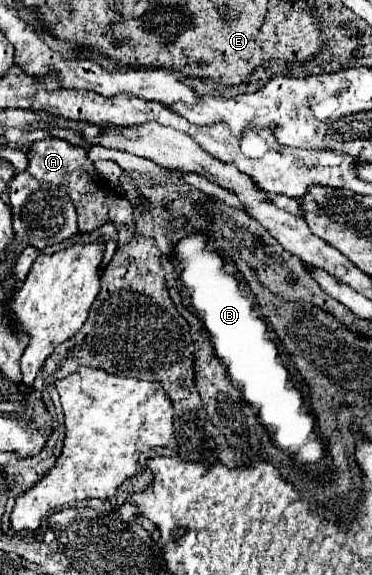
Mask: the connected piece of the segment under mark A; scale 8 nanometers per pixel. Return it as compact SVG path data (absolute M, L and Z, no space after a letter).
M43 139L27 145L27 171L39 181L39 183L53 183L59 187L65 187L67 195L71 197L77 217L79 217L79 231L81 233L91 233L99 229L105 223L113 223L119 233L119 249L125 247L133 235L135 235L135 217L133 217L133 207L131 203L117 195L111 185L107 185L101 177L97 177L97 171L93 167L93 161L87 159L87 153L83 147L75 147L69 141L63 139Z

